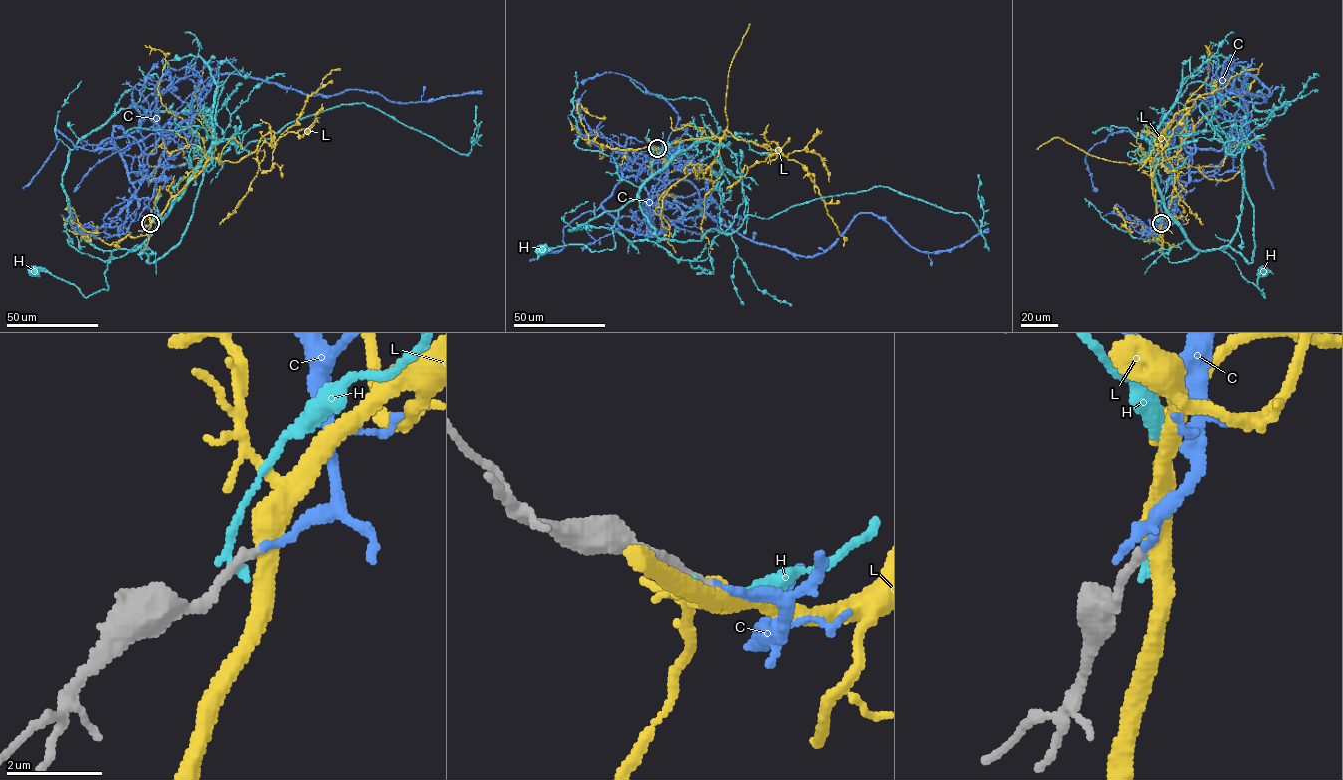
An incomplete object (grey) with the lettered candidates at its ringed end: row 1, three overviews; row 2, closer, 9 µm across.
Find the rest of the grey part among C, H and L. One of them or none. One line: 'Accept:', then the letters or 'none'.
Accept: C

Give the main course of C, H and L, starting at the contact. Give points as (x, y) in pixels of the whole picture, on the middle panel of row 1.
C: (657, 147), (641, 172), (688, 180), (712, 219), (798, 255), (823, 253), (863, 213), (920, 251), (989, 228)
H: (656, 147), (667, 143), (672, 158), (618, 210), (611, 228), (614, 248), (592, 251), (568, 244), (540, 251)
L: (657, 147), (689, 139), (719, 138), (726, 130), (781, 153), (808, 172), (844, 238), (843, 246)

